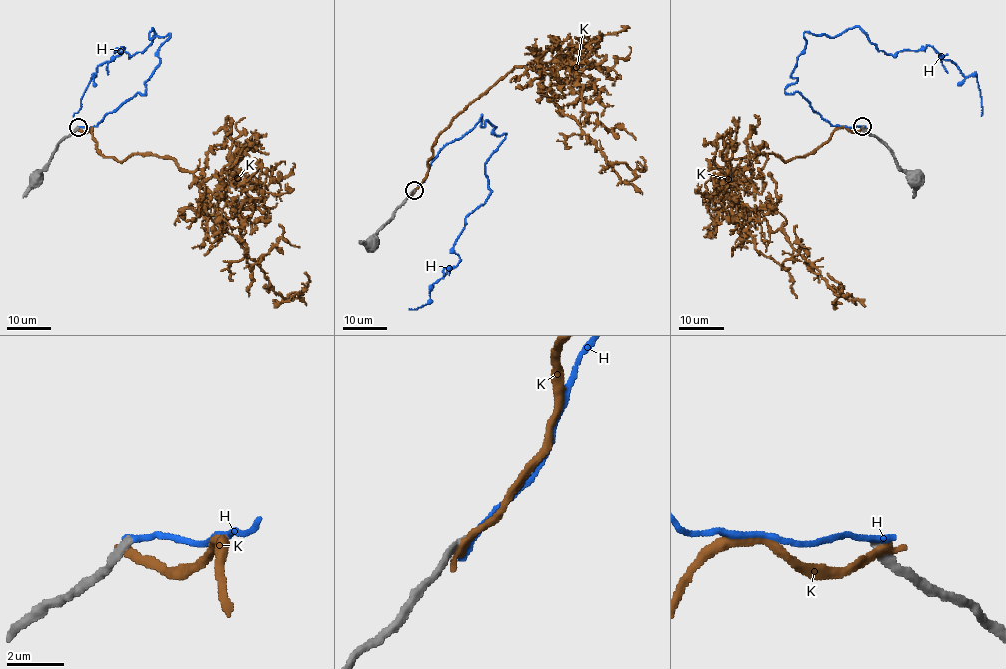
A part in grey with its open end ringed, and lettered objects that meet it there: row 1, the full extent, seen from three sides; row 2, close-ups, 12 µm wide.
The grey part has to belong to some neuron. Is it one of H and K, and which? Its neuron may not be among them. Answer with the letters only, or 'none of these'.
none of these

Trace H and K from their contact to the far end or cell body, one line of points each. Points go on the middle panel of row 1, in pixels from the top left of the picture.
H: (414, 191), (482, 114), (505, 133), (460, 259), (409, 308)
K: (412, 192), (459, 113), (515, 66), (539, 61), (539, 91), (622, 181), (643, 171), (640, 156)

